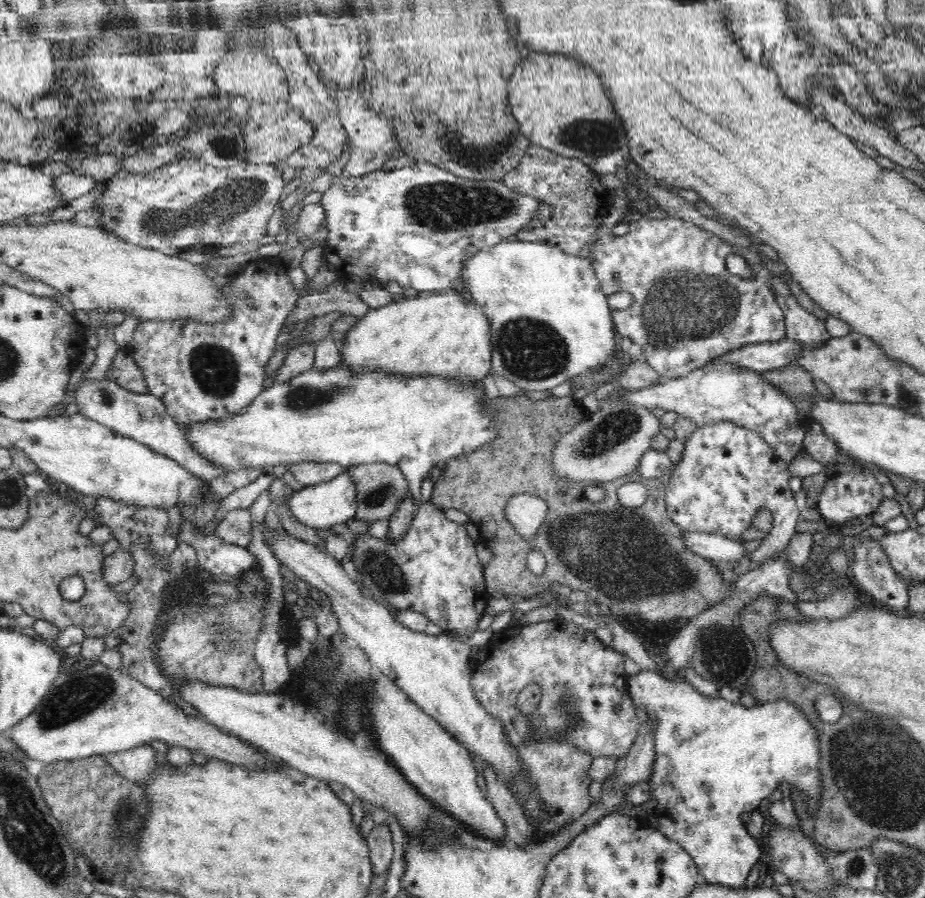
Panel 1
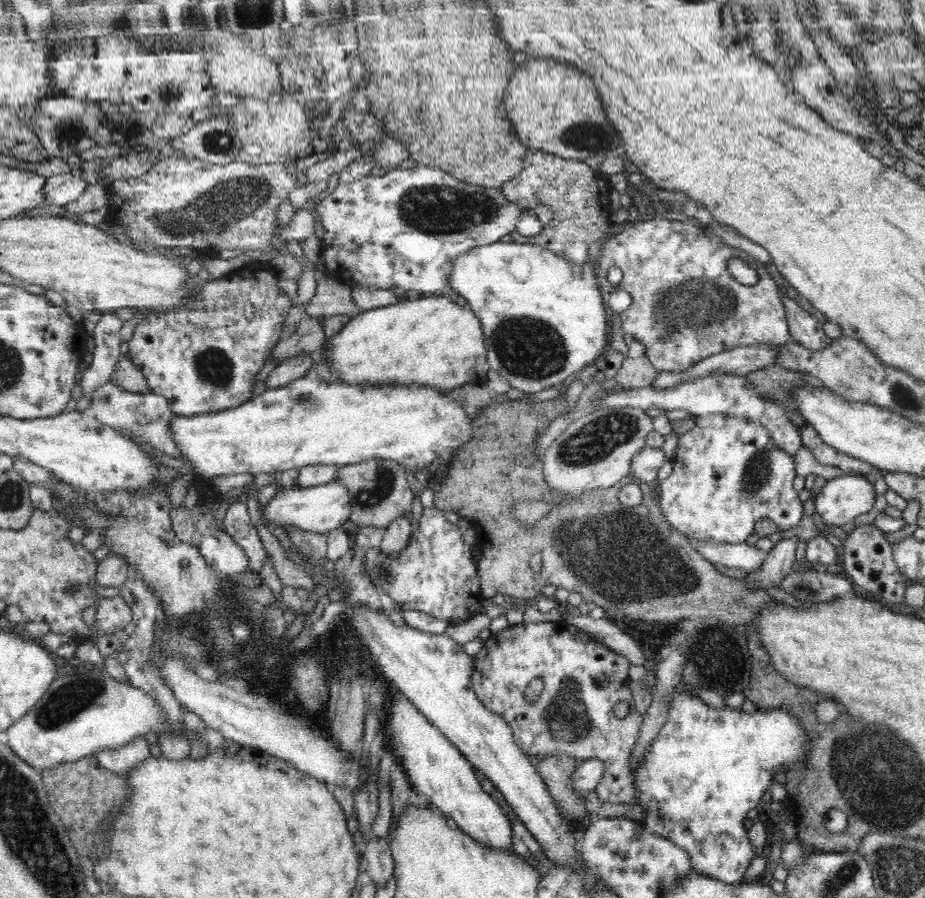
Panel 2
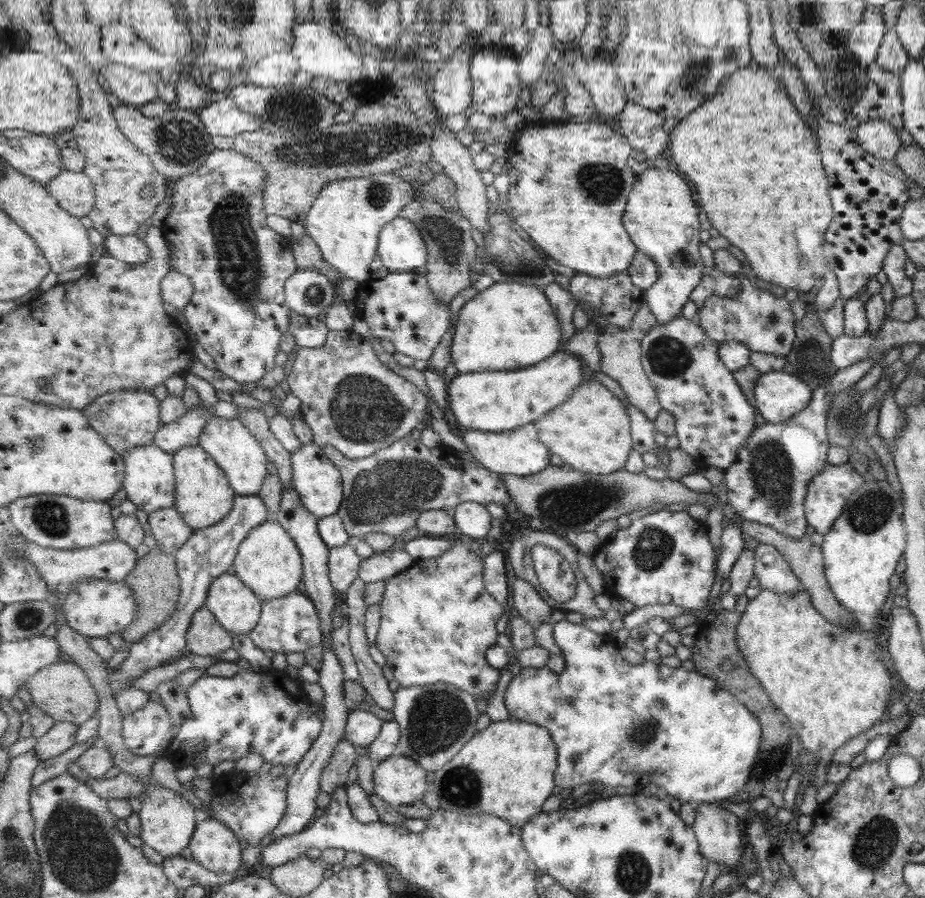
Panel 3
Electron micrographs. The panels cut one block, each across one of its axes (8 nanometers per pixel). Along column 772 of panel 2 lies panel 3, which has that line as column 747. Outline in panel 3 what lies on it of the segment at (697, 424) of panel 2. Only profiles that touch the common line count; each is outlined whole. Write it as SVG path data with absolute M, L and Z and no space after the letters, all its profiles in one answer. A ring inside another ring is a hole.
M868 356L855 364L837 370L823 384L812 390L810 401L796 414L783 422L771 424L763 423L761 427L752 430L751 437L738 449L736 460L724 469L725 496L727 504L736 512L736 516L743 521L762 524L777 530L785 538L805 538L805 530L808 526L805 522L803 499L807 483L815 476L826 463L828 438L826 435L826 410L831 402L832 394L845 392L852 384L855 384L873 366L873 357Z

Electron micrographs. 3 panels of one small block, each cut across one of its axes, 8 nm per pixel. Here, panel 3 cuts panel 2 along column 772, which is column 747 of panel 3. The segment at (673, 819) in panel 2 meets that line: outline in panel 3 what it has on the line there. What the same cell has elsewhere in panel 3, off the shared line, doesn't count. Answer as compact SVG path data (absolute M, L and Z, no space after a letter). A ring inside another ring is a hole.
M562 620L553 623L553 636L556 645L562 650L564 667L561 670L551 670L544 668L521 668L518 675L511 679L504 694L505 706L509 712L509 717L515 717L522 721L529 721L536 725L546 727L550 730L556 745L558 746L558 769L556 770L556 785L562 788L571 788L581 786L581 784L602 784L605 789L613 790L617 786L632 788L635 794L639 793L642 788L647 788L649 784L655 784L664 788L669 797L674 797L680 803L716 803L722 799L728 799L731 795L739 792L744 788L749 778L749 770L754 764L757 753L761 744L761 724L734 697L730 692L719 686L718 683L702 675L700 672L683 670L683 668L673 668L665 664L655 664L655 662L645 662L641 664L629 663L621 656L620 635L607 634L601 635L581 623L574 624L569 620Z

